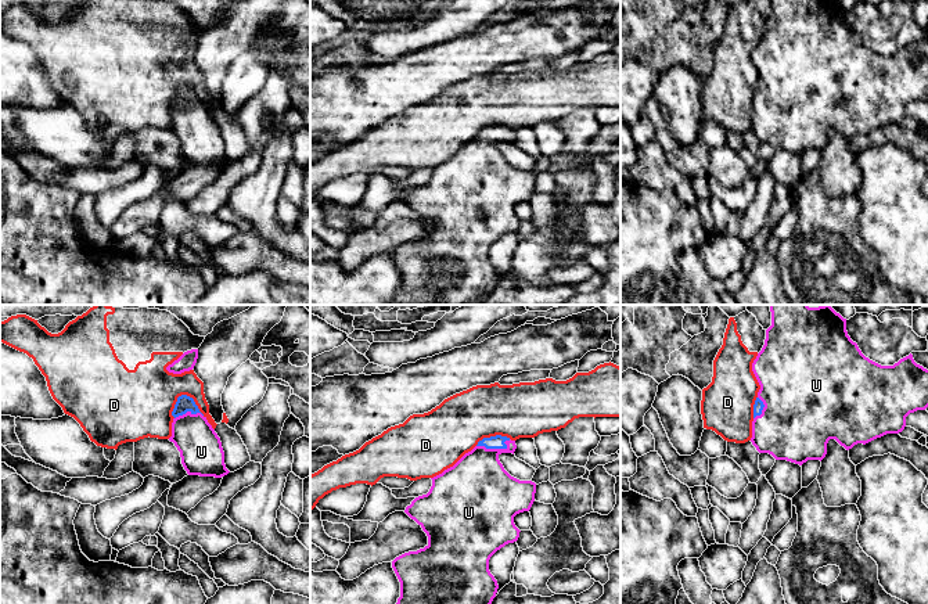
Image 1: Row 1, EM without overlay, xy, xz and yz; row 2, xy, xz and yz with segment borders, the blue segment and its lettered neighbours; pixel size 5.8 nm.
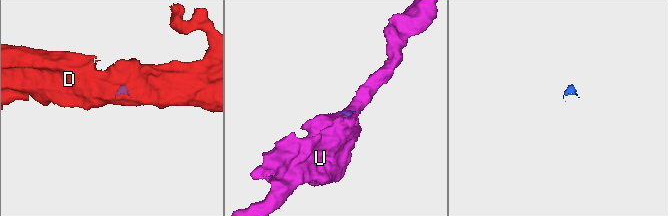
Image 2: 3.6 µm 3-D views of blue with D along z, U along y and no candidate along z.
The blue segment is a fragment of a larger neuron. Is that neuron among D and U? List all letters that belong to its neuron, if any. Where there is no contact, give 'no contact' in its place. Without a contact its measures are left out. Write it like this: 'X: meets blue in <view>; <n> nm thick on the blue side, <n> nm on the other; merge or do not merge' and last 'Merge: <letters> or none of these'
D: meets blue in xy; 100 nm thick on the blue side, 360 nm on the other; do not merge
U: meets blue in xz; 80 nm thick on the blue side, 360 nm on the other; merge
Merge: U

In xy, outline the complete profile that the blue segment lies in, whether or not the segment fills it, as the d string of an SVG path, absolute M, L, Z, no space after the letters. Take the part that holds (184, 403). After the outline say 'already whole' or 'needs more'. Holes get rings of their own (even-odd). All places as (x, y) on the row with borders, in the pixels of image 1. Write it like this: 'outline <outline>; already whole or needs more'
outline M181 395L172 411L172 436L188 475L222 478L230 471L224 464L220 438L204 417L194 399Z; needs more

